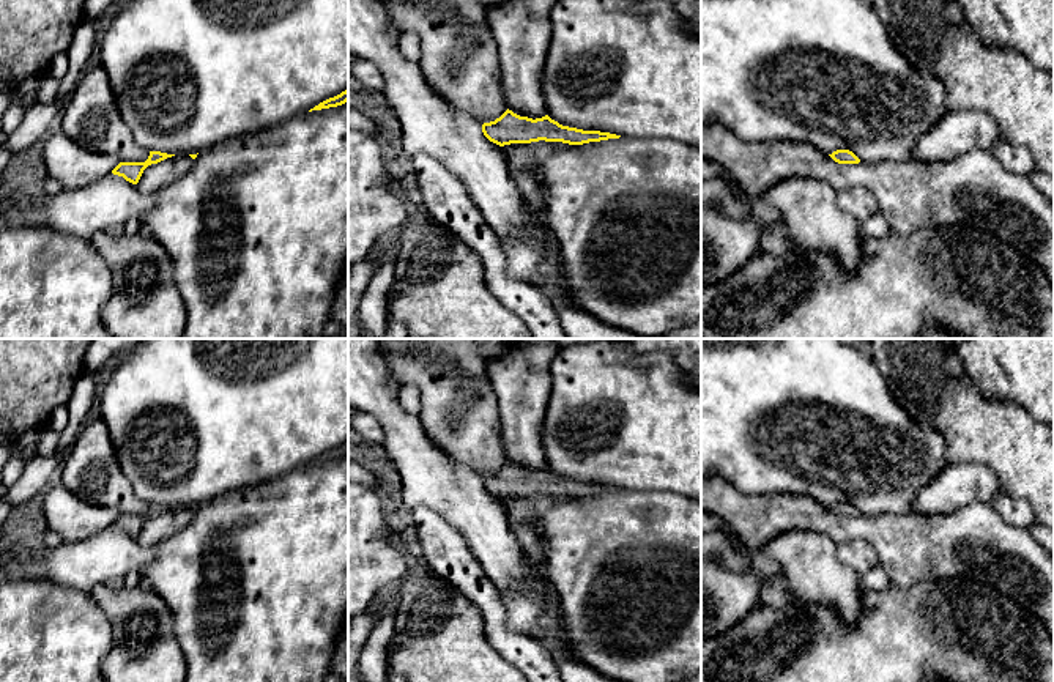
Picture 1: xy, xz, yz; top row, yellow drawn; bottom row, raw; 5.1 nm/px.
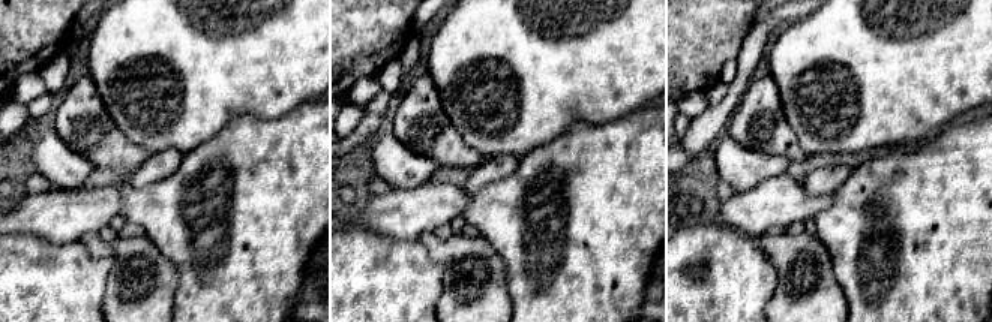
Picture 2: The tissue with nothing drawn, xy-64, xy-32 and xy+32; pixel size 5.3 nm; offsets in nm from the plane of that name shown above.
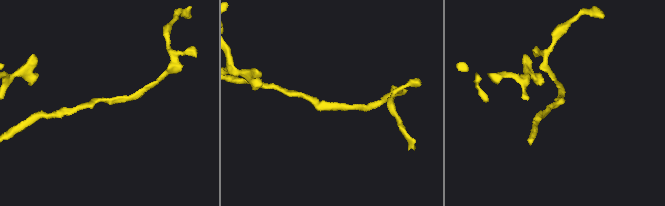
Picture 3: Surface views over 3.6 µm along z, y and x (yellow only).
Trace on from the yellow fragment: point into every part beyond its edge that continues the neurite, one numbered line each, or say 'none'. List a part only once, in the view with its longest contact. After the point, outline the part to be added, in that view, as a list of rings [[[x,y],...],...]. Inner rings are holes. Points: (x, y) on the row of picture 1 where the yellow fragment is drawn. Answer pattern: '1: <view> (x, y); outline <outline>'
none

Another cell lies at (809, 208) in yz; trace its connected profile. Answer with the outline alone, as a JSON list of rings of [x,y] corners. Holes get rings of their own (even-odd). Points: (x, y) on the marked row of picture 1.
[[[788,178],[774,184],[761,198],[781,214],[789,249],[827,250],[852,272],[860,265],[862,224],[837,203],[830,183]]]

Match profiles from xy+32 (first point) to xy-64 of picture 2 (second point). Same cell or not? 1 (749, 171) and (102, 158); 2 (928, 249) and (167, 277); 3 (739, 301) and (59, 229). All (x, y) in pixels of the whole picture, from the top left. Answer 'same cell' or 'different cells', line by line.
1: different cells
2: different cells
3: different cells

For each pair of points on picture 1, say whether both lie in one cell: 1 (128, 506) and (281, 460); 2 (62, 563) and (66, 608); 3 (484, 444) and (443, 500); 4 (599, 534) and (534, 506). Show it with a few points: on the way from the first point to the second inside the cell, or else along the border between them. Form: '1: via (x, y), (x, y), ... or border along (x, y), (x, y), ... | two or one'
1: border along (122, 471), (133, 490), (148, 504) | two
2: border along (33, 575), (89, 594) | two
3: border along (437, 444), (462, 465), (473, 470), (481, 479) | two
4: border along (571, 498), (555, 504), (544, 517), (547, 548) | two

